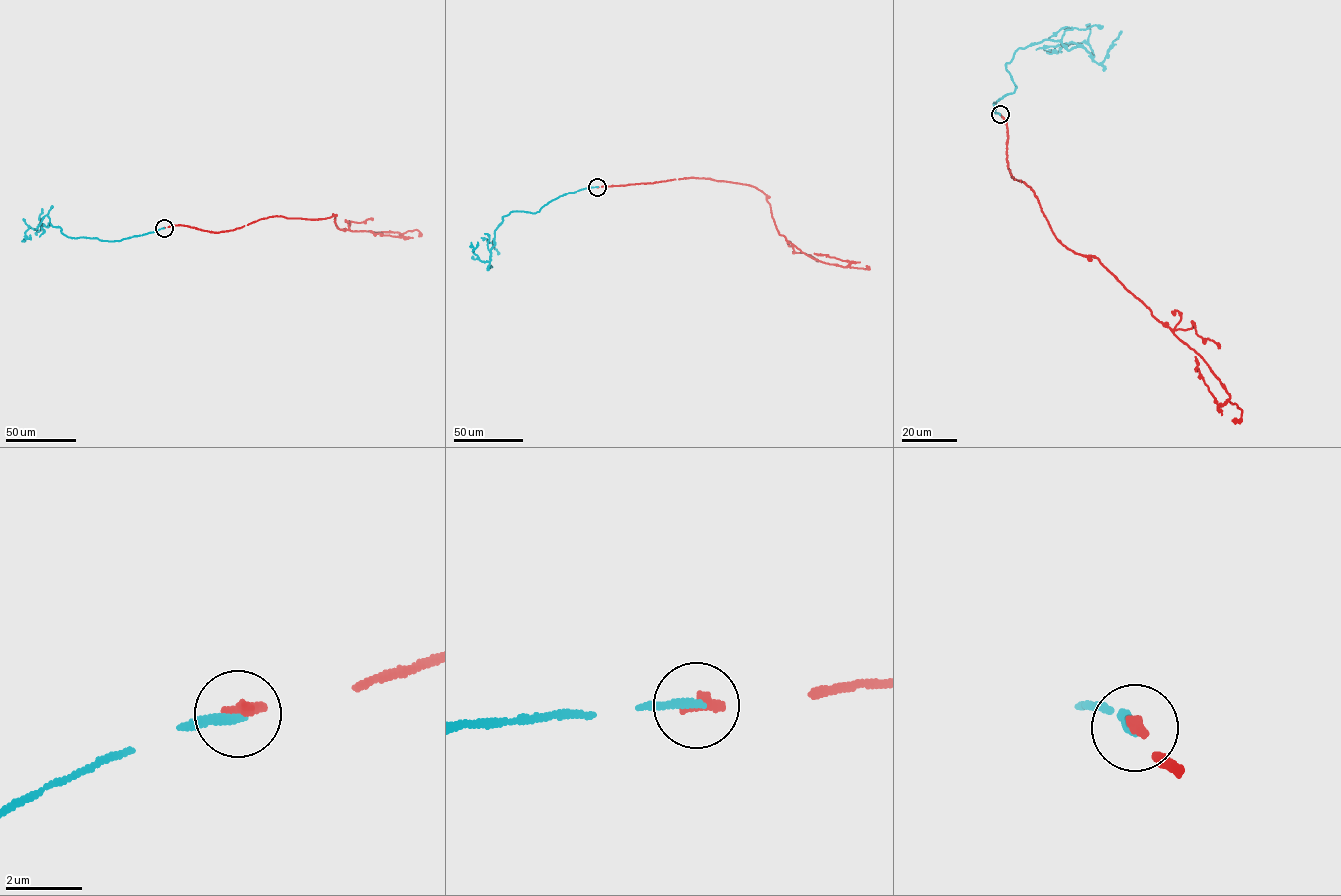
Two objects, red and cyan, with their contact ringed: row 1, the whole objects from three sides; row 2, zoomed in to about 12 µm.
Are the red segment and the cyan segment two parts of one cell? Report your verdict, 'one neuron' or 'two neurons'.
two neurons

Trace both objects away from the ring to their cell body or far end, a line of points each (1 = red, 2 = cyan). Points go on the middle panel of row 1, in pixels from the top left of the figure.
1: (597, 187), (696, 178), (750, 185), (766, 195), (786, 240), (821, 262), (850, 262), (814, 253)
2: (597, 187), (559, 196), (535, 213), (503, 216), (490, 261), (481, 261), (473, 253), (478, 242)

